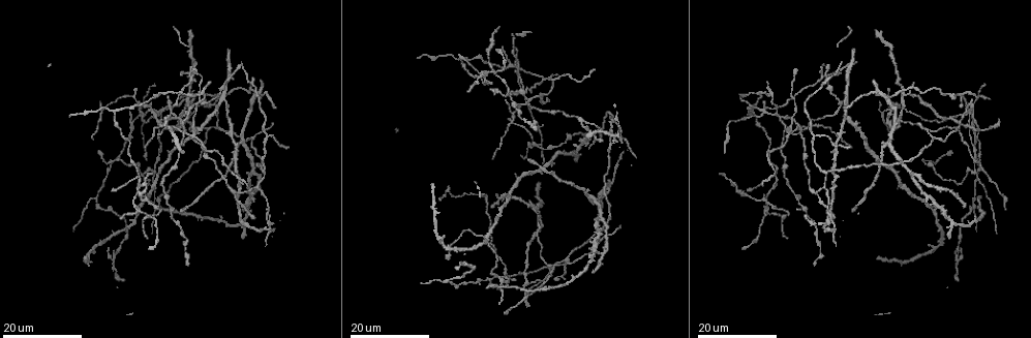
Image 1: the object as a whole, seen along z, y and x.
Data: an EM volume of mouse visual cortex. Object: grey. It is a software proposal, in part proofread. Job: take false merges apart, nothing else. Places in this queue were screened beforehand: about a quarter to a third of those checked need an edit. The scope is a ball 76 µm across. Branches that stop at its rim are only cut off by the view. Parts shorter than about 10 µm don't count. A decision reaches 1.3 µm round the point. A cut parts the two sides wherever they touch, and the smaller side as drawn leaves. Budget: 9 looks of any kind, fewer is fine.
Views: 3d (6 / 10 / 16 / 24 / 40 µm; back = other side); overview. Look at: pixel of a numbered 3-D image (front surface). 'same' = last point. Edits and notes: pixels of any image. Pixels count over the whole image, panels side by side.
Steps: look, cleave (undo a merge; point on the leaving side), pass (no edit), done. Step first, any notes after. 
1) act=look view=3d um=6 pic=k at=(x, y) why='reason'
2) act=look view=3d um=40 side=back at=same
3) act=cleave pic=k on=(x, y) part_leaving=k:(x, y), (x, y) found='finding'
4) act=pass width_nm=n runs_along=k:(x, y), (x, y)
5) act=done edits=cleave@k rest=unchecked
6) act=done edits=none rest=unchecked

act=look view=3d um=24 pic=1 at=(209, 129) why='three arms meet'

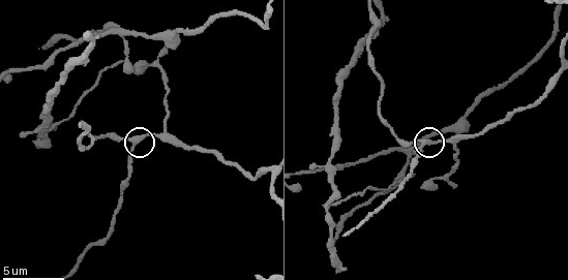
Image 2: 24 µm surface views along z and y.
act=look view=3d um=6 pic=2 at=(425, 142)

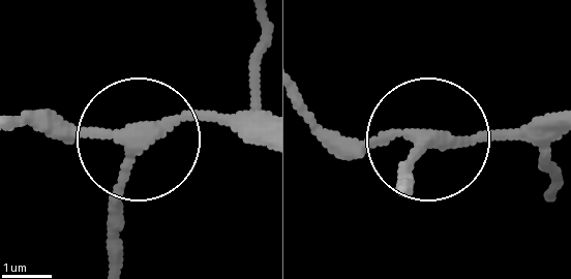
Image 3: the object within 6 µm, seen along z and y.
act=pass arms=3 runs_along=3:(550, 119), (501, 135), (430, 135), (414, 192) found='all the same neuron'

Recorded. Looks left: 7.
act=look view=3d um=16 pic=1 at=(160, 112) why='looks like a crossing'

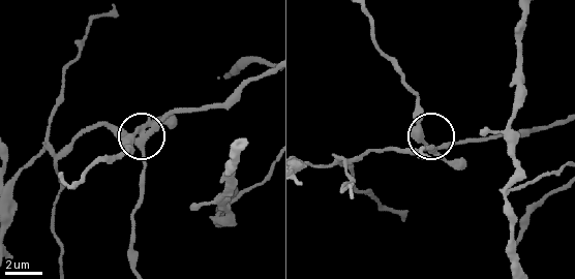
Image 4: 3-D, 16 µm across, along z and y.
act=look view=3d um=10 pic=4 at=(140, 132) why='zoom in'

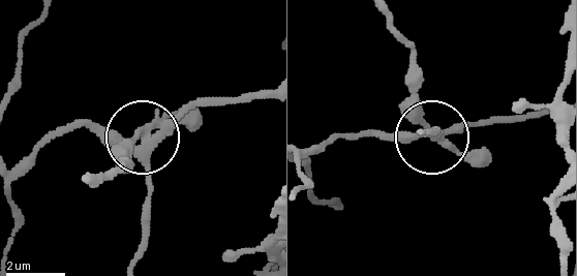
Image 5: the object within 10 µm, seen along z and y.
act=cleave pic=5 on=(464, 157) side_arm_um=87 arms=5 found='a second neuron is stuck on'

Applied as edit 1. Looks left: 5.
act=look view=overview why='redraw'

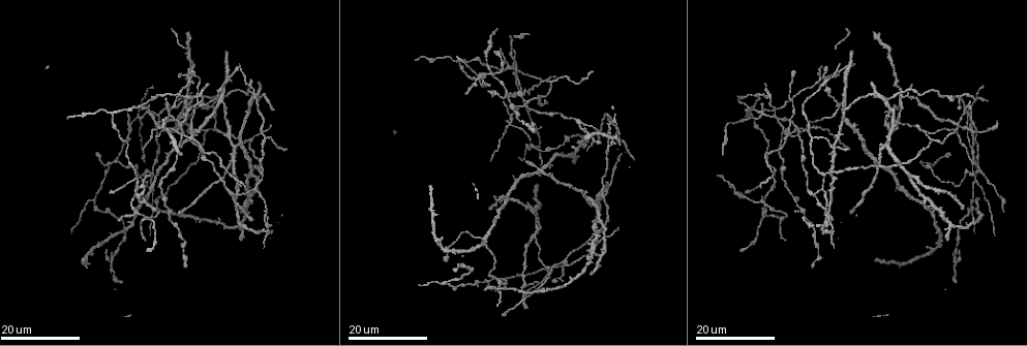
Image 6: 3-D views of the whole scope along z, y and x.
act=look view=3d um=24 pic=6 at=(540, 96) why='four-way junction'

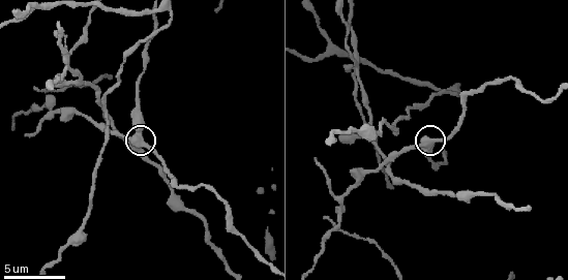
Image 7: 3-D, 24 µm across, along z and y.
act=look view=3d um=6 pic=7 at=(138, 133)

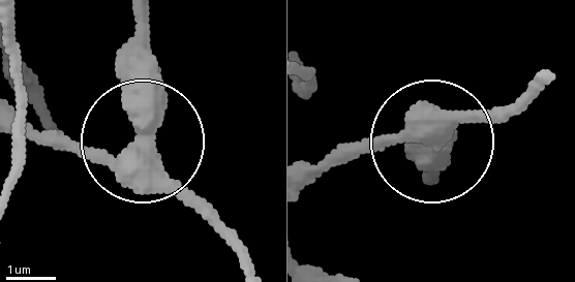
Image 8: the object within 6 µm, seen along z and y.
act=pass width_nm=430 found='continuous, no second neuron'

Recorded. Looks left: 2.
act=look view=3d um=10 pic=7 at=(390, 170) why='branch point'

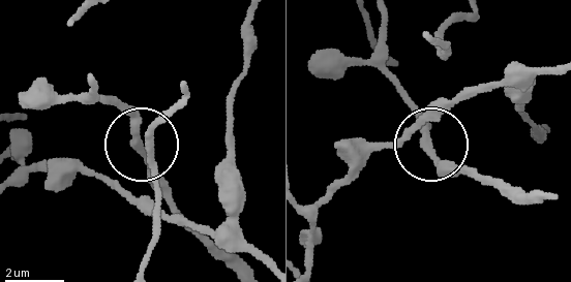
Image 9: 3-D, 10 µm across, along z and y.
act=look view=3d um=10 side=back pic=9 at=(427, 150)

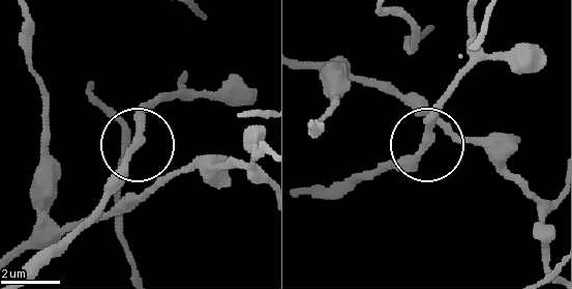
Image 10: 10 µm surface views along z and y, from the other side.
act=pass width_nm=200 runs_along=10:(318, 195), (414, 157), (448, 93) found='all the same neuron'

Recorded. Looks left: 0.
act=done edits=cleave@5 rest=unchecked

